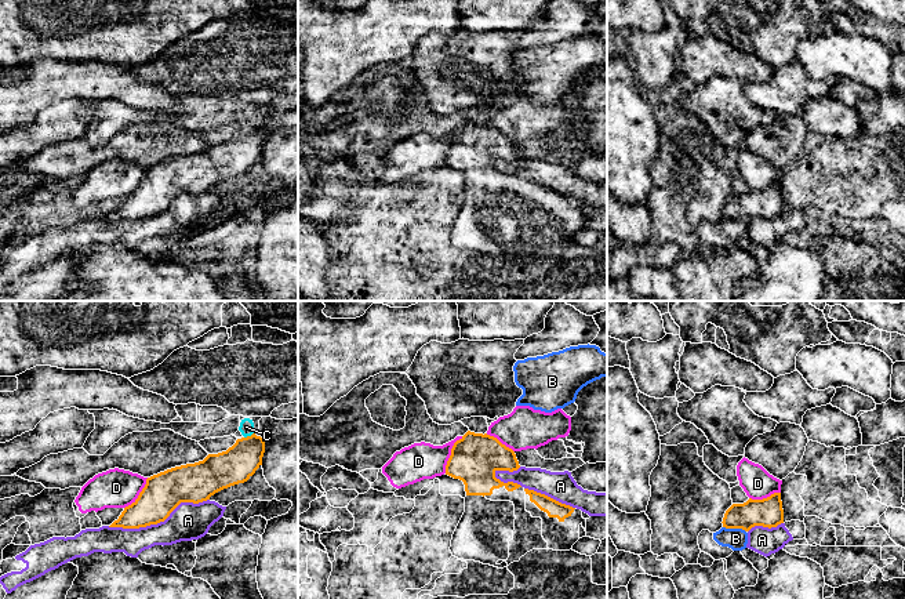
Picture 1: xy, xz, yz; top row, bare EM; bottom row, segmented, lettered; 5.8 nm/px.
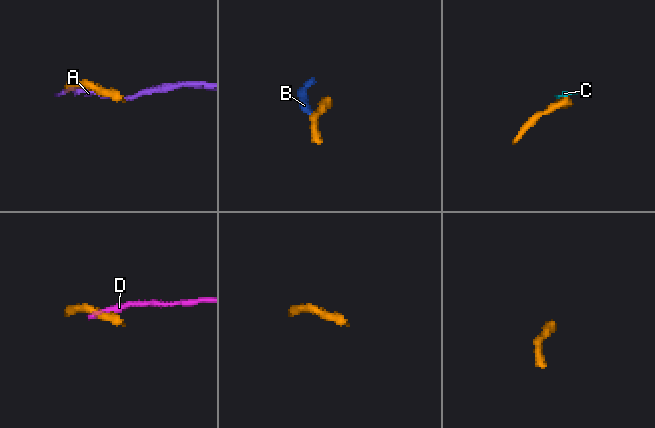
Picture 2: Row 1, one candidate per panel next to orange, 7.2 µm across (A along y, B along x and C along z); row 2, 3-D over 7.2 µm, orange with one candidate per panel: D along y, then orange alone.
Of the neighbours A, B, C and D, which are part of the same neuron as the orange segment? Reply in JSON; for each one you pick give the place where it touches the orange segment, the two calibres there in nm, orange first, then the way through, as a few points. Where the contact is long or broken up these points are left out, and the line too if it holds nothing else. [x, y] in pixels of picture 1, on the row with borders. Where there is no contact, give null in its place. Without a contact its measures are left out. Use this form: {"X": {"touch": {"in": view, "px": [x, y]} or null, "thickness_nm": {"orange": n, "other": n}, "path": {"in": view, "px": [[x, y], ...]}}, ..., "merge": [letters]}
{"merge": []}

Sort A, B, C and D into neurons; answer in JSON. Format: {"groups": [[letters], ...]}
{"groups": [["A"], ["B"], ["C"], ["D"]]}

